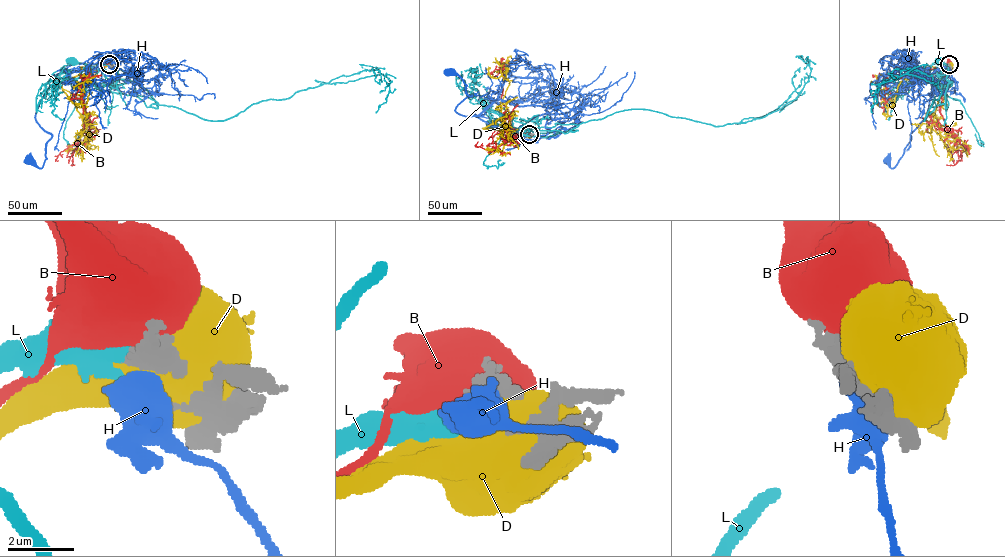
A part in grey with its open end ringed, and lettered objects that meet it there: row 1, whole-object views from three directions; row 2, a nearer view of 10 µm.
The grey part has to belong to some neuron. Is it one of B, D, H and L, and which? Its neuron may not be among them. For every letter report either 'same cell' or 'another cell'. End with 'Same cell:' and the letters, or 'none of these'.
B: another cell
D: another cell
H: another cell
L: same cell
Same cell: L

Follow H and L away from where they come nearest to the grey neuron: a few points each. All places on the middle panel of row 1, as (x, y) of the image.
H: (529, 134), (537, 139), (460, 114), (455, 108), (471, 95), (448, 72)
L: (529, 134), (516, 135), (494, 124)

